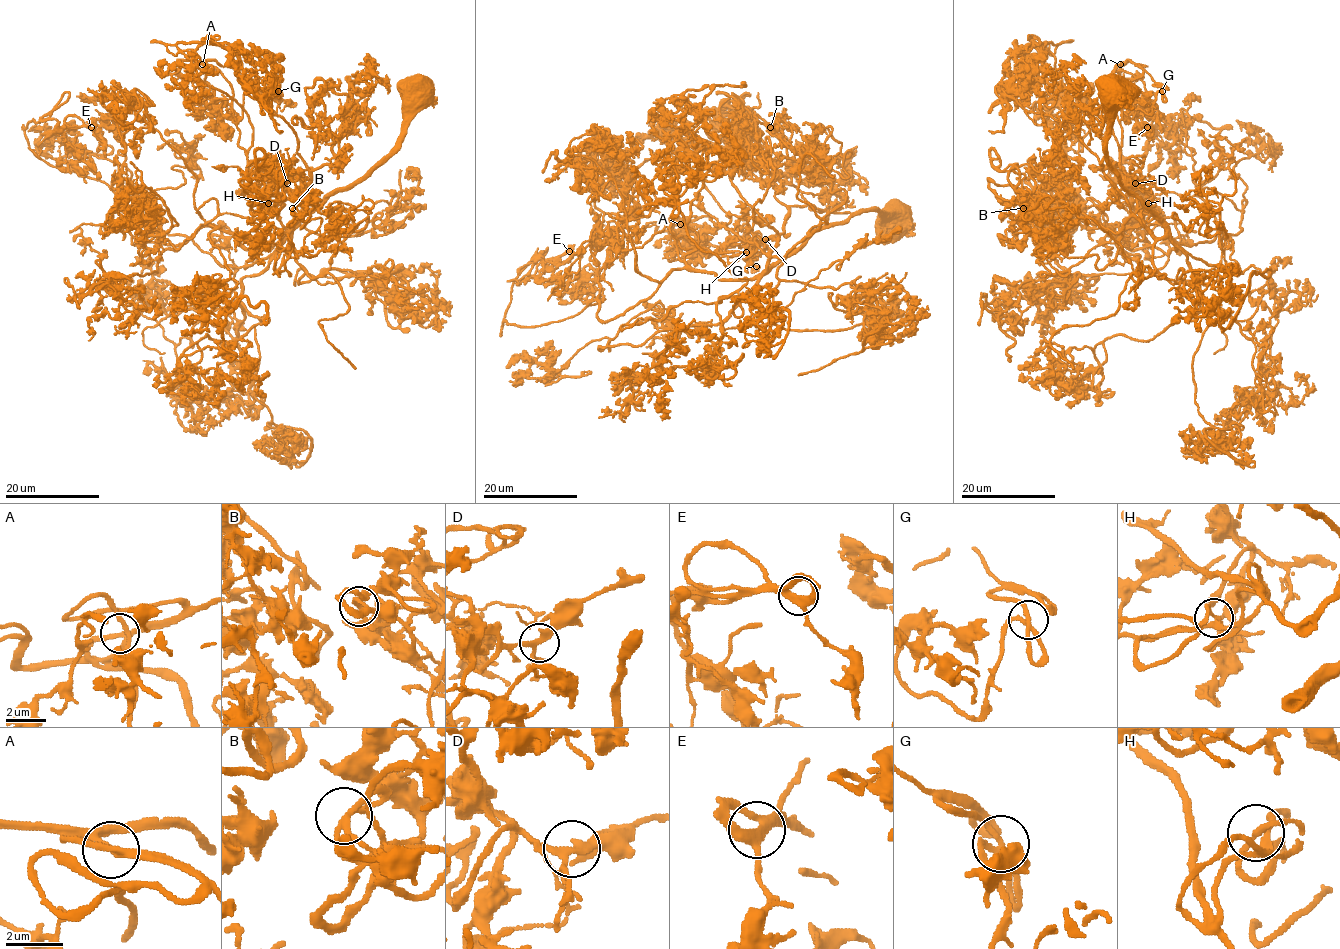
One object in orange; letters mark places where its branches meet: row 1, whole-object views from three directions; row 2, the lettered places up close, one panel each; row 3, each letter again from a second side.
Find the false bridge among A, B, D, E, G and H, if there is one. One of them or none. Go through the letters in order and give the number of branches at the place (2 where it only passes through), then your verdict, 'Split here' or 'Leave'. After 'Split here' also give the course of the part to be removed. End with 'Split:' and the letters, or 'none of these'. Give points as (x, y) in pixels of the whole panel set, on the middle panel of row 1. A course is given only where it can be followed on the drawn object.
A: Branches: 4. Leave
B: Branches: 4. Leave
D: Branches: 4. Leave
E: Branches: 4. Leave
G: Branches: 4. Leave
H: Branches: 4. Leave
Split: none of these

